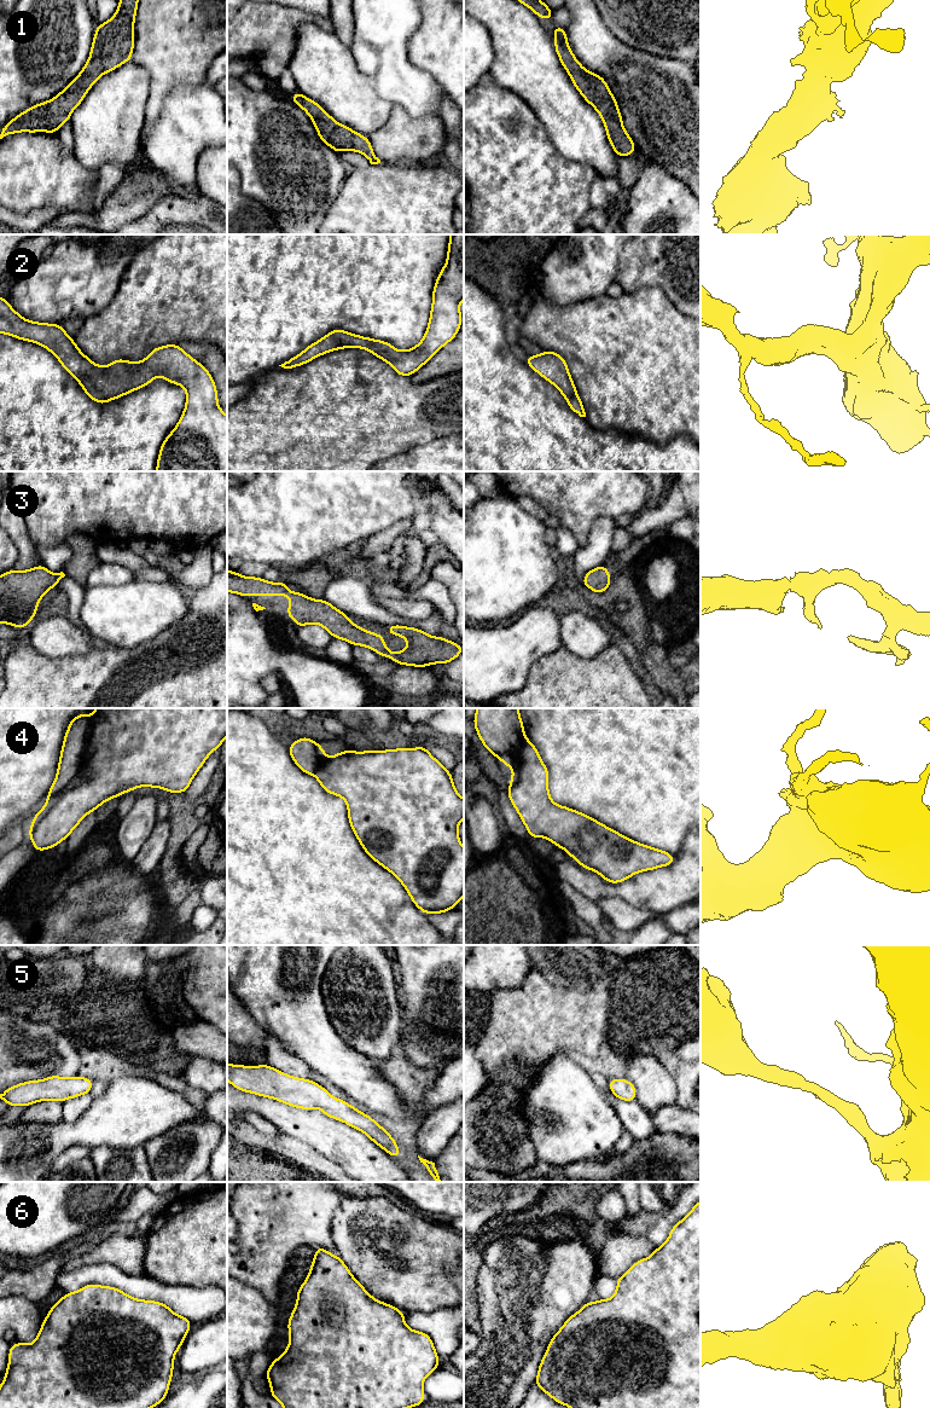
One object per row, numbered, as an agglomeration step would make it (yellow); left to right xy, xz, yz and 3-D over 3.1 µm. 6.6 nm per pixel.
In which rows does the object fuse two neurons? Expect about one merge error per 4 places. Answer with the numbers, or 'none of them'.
4

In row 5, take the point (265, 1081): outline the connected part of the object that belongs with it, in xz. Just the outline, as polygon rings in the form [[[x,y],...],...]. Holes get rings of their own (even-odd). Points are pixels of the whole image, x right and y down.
[[[227,1062],[227,1080],[238,1090],[274,1099],[296,1108],[319,1108],[325,1116],[362,1131],[393,1158],[401,1157],[396,1141],[374,1119],[347,1101],[333,1097],[310,1079],[292,1077],[269,1065],[243,1066]]]

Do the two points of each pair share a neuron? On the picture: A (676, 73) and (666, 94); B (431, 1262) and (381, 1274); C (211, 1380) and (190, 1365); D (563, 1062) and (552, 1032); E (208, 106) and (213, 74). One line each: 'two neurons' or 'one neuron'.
A: one neuron
B: one neuron
C: two neurons
D: two neurons
E: two neurons

